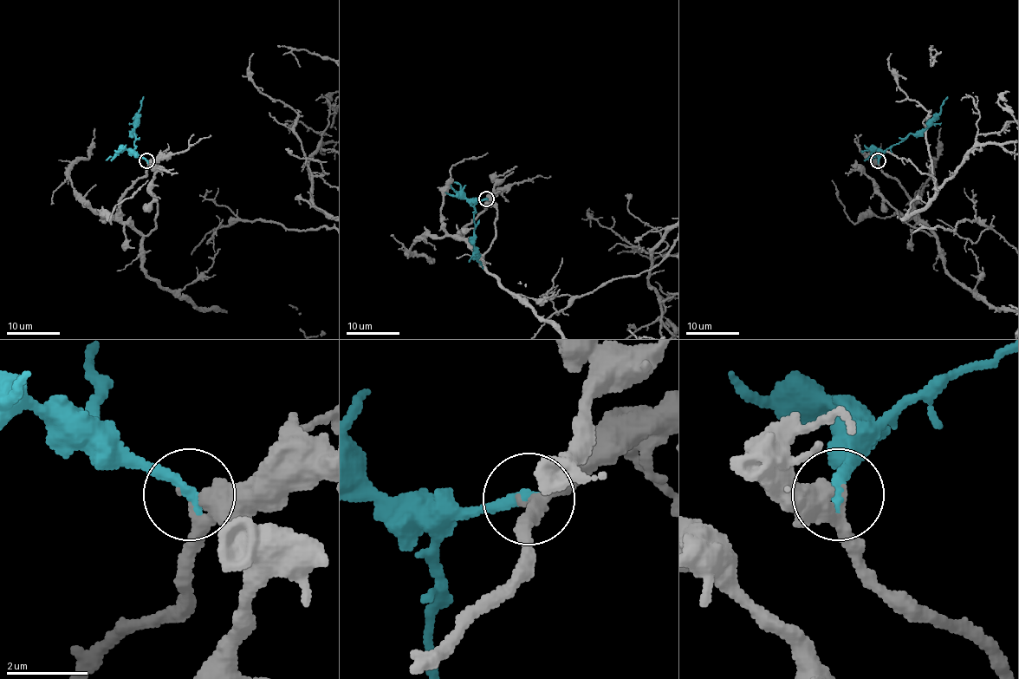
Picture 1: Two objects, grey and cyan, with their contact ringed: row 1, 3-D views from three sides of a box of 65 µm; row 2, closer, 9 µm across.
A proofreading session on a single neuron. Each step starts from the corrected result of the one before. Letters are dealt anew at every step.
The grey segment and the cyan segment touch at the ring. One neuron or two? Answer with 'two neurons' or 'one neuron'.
one neuron

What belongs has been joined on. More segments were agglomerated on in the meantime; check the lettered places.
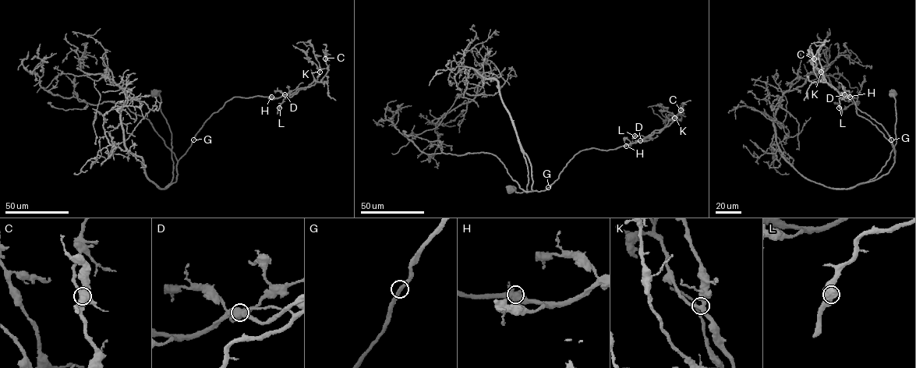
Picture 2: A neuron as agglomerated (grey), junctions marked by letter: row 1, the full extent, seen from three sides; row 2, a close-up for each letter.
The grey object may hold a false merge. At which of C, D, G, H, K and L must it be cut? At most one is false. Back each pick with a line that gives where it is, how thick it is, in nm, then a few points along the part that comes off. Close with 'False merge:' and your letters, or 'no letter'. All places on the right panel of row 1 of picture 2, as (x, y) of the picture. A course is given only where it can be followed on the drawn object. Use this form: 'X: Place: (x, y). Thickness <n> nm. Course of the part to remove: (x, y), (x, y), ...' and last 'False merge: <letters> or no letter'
D: Place: (844, 94). Thickness 600 nm. Course of the part to remove: (844, 94), (840, 94), (827, 82), (814, 82), (804, 100)
False merge: D

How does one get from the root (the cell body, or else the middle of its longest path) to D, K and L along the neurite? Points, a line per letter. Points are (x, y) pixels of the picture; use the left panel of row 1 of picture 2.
D: (155, 92), (171, 134), (168, 185), (176, 181), (178, 160), (196, 133), (225, 102), (284, 94)
K: (155, 92), (171, 134), (168, 185), (178, 160), (225, 102), (290, 96), (312, 85), (320, 72)
L: (155, 92), (171, 134), (168, 185), (196, 133), (225, 102), (291, 94), (279, 107)

